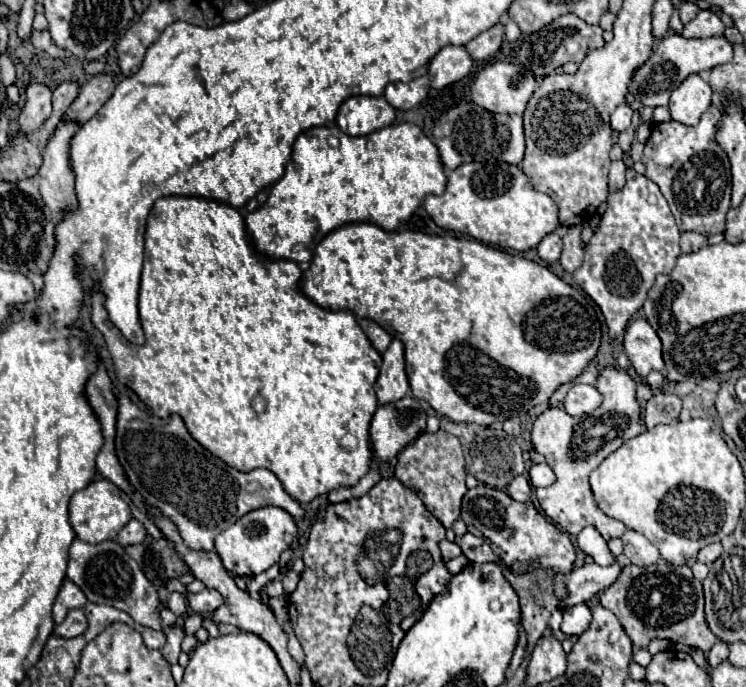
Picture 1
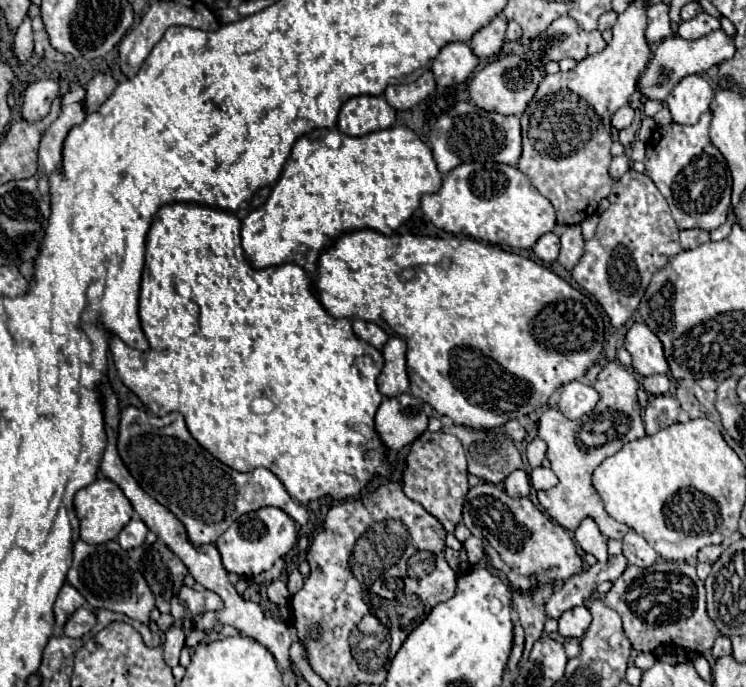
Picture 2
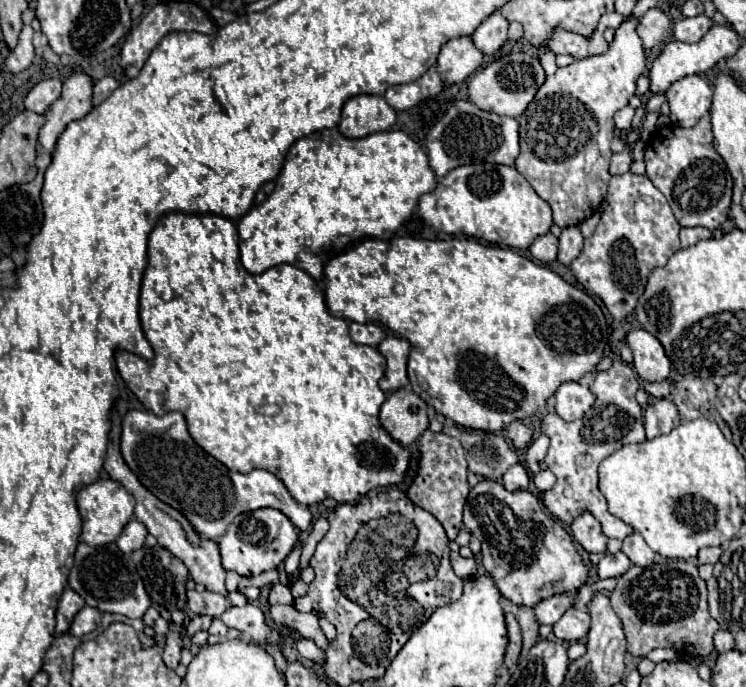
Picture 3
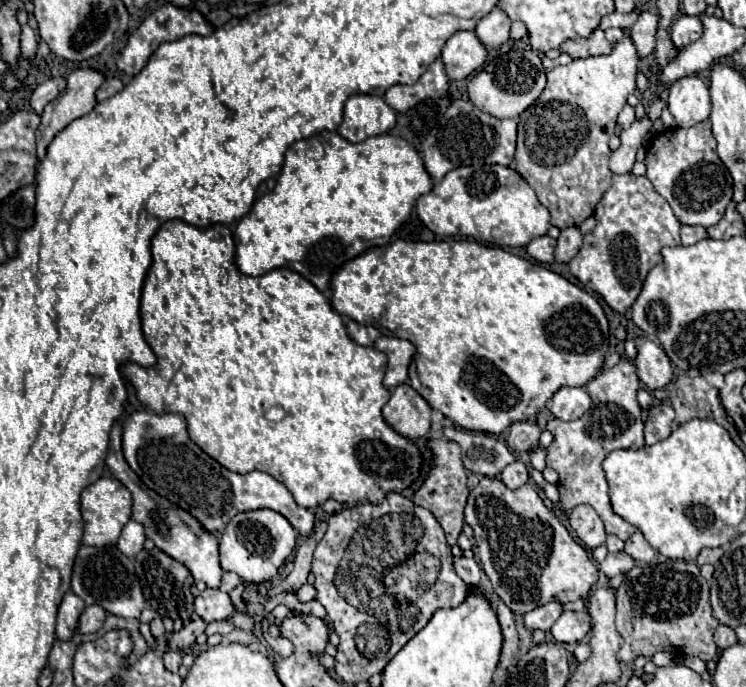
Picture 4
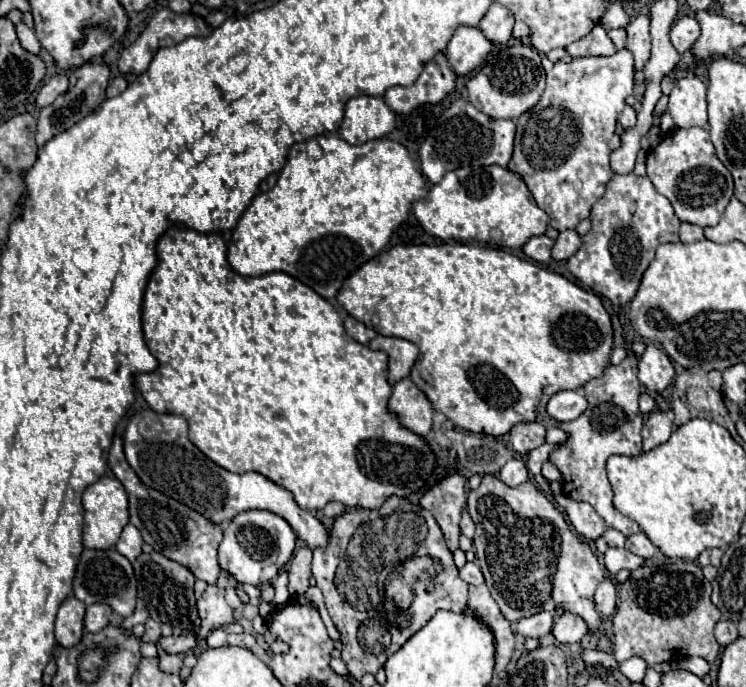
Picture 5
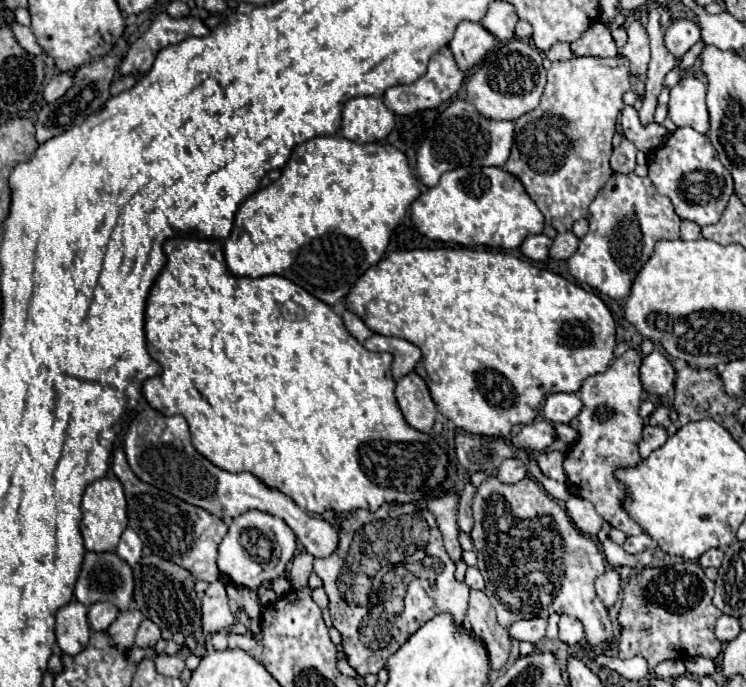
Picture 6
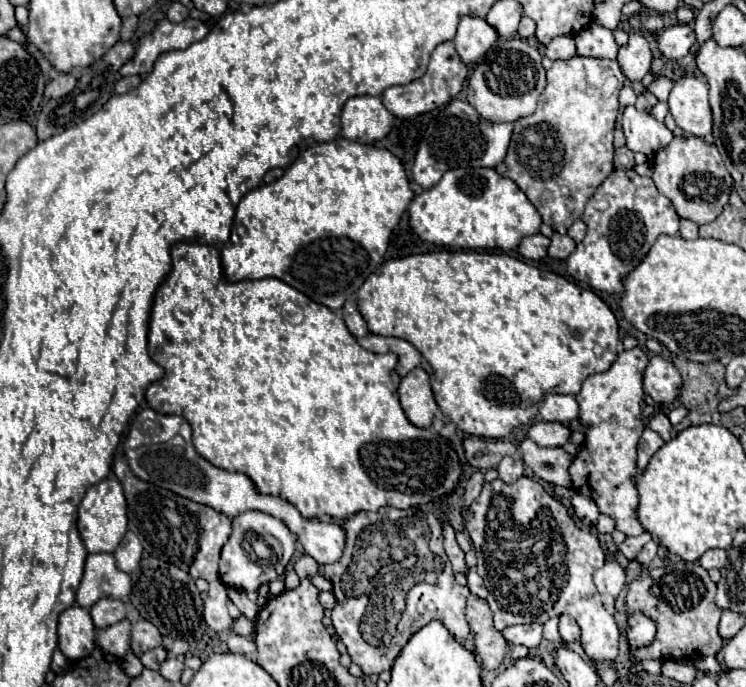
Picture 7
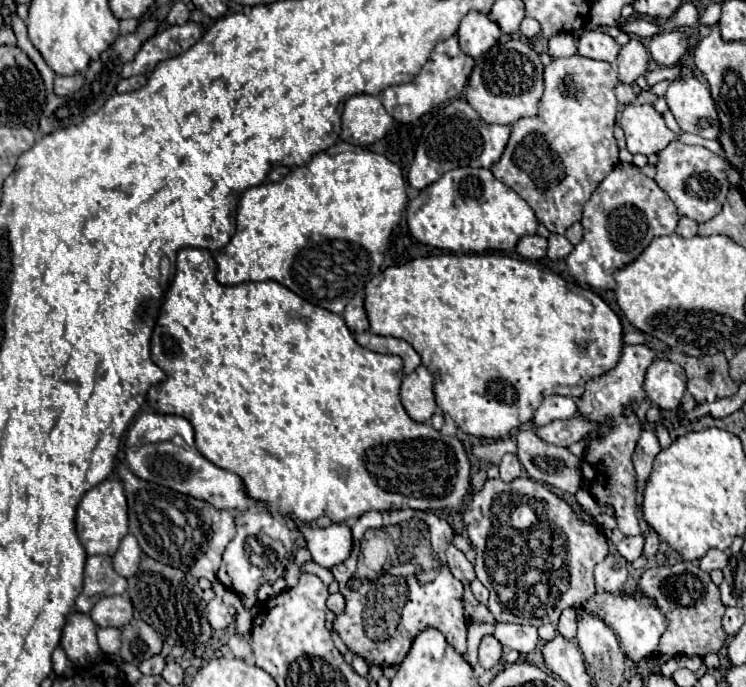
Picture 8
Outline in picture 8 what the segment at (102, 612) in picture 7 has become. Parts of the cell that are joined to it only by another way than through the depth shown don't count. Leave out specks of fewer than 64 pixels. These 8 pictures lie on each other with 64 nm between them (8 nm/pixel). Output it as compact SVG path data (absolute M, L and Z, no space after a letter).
M122 594L122 596L104 596L92 608L90 618L102 628L104 626L122 628L134 618L134 606L132 606L132 602L126 594Z

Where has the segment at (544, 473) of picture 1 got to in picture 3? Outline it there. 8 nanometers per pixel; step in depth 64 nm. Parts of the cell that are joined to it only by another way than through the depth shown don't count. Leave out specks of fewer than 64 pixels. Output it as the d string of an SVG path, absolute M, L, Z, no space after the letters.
M546 468L546 470L540 470L536 476L534 476L534 484L540 492L546 492L550 490L554 484L556 484L556 476Z

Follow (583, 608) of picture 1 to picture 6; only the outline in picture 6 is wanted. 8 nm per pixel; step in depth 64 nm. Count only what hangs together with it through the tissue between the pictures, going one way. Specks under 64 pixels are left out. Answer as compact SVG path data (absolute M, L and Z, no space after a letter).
M562 614L558 628L560 628L560 640L562 642L566 642L566 644L578 644L580 642L580 622L572 620L572 616Z

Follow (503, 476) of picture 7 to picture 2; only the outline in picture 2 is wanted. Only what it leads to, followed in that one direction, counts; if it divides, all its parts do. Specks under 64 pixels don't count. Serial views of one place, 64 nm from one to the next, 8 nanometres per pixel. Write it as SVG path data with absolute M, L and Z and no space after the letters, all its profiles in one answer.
M514 470L506 480L504 480L504 490L510 496L528 496L530 494L530 480L526 470Z

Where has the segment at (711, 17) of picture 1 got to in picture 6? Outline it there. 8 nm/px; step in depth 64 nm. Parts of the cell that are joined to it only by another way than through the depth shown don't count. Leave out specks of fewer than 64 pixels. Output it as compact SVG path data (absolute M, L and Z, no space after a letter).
M678 20L668 26L664 34L664 46L674 58L682 58L700 40L700 28L692 20Z

